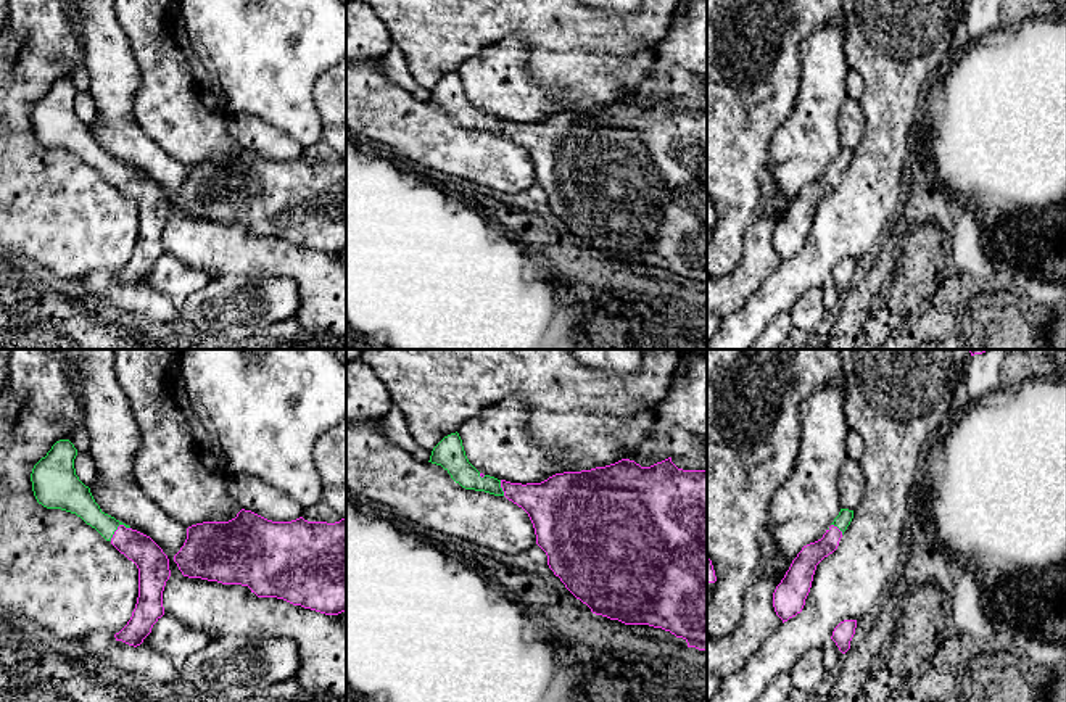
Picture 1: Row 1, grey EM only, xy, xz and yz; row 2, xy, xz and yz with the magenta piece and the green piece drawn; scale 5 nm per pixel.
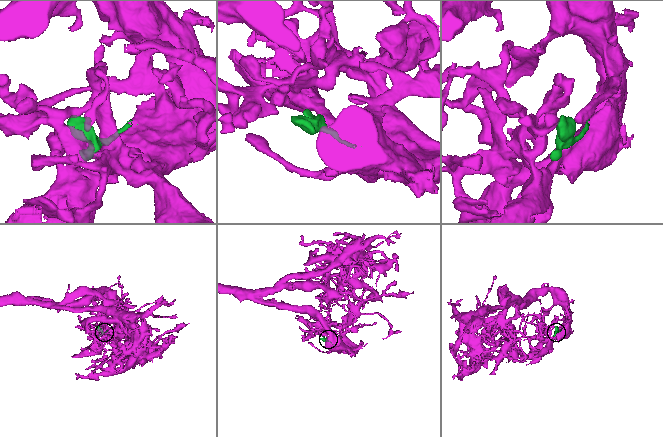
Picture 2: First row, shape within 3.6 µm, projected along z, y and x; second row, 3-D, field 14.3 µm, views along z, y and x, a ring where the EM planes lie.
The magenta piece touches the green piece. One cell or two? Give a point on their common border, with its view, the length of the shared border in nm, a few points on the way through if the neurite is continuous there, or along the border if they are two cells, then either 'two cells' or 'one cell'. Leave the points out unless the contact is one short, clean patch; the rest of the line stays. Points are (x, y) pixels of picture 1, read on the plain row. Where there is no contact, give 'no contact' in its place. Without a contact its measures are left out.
contact xy (118, 168); length 120 nm; one cell

